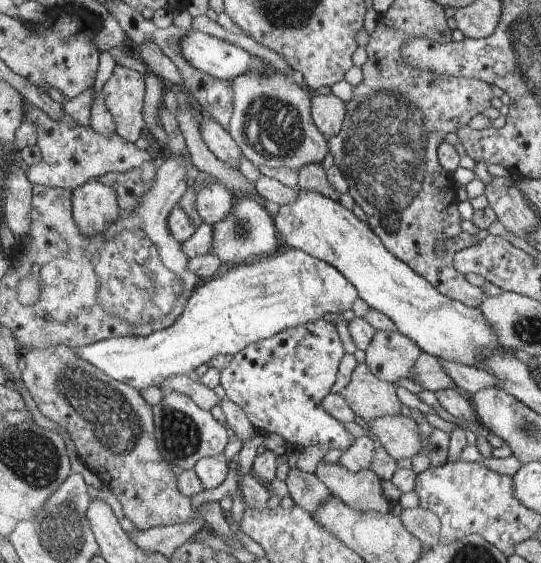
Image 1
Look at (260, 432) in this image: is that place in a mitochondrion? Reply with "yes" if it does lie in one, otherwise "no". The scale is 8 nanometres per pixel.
no

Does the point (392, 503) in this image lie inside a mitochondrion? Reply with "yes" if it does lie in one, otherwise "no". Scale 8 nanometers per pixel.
no

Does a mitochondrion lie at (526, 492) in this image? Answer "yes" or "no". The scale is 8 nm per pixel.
no

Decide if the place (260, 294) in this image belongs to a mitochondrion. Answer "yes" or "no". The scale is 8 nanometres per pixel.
yes

